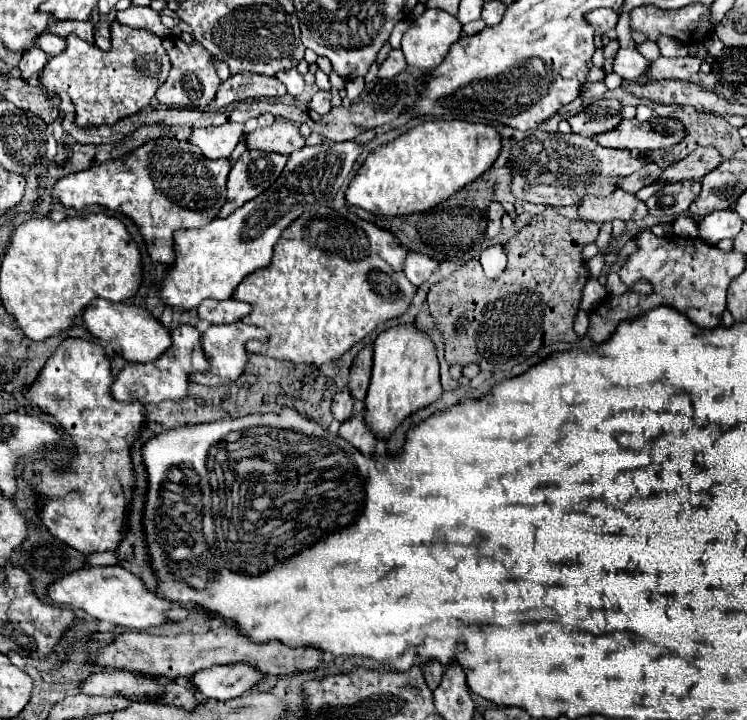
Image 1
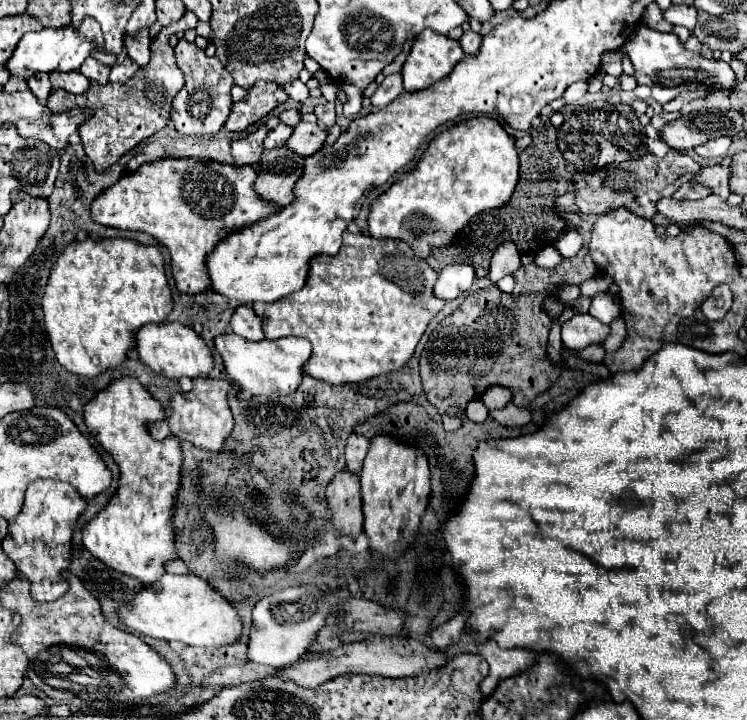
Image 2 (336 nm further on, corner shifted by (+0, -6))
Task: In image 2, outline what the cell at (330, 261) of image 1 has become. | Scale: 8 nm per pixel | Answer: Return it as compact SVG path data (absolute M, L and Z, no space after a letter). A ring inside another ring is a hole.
M343 234L343 246L335 256L315 256L305 286L275 304L253 304L253 310L265 320L267 338L303 336L313 344L313 354L305 364L305 372L329 384L359 384L373 376L389 374L403 368L419 344L427 324L443 308L443 300L433 296L437 272L405 242L379 240L367 234Z

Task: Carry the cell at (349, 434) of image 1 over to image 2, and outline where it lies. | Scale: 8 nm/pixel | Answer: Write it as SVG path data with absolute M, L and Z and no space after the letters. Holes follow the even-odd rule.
M343 470L327 486L327 508L333 526L345 536L359 536L363 530L359 476Z

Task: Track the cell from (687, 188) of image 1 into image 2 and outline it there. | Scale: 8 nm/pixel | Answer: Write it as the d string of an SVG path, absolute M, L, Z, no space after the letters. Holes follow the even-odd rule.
M707 166L701 170L701 174L697 176L697 182L701 184L709 184L713 188L713 194L721 196L721 198L729 198L731 188L729 188L729 176L731 176L731 168L729 166Z

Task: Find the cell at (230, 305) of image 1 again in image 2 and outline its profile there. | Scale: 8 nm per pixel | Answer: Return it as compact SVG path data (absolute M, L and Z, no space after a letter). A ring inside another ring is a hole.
M237 306L231 318L231 330L247 340L263 340L263 320L253 312L251 306Z

